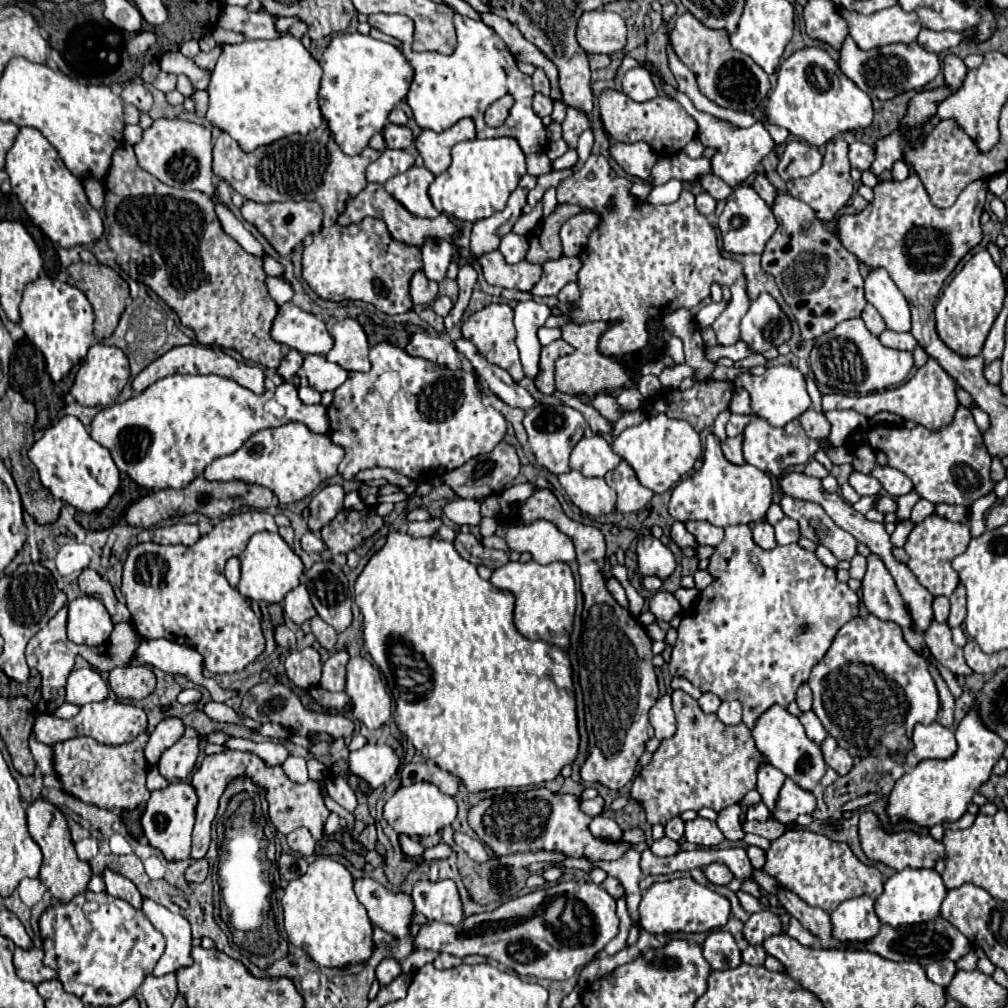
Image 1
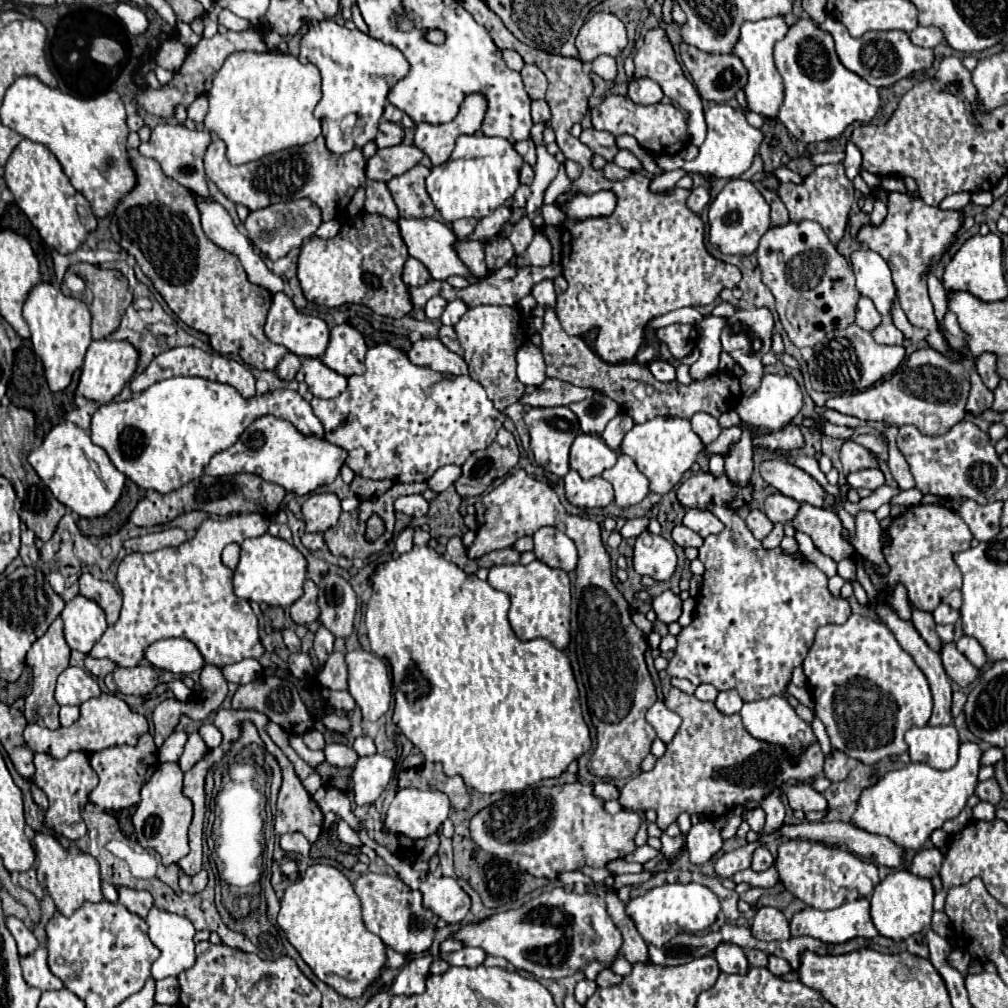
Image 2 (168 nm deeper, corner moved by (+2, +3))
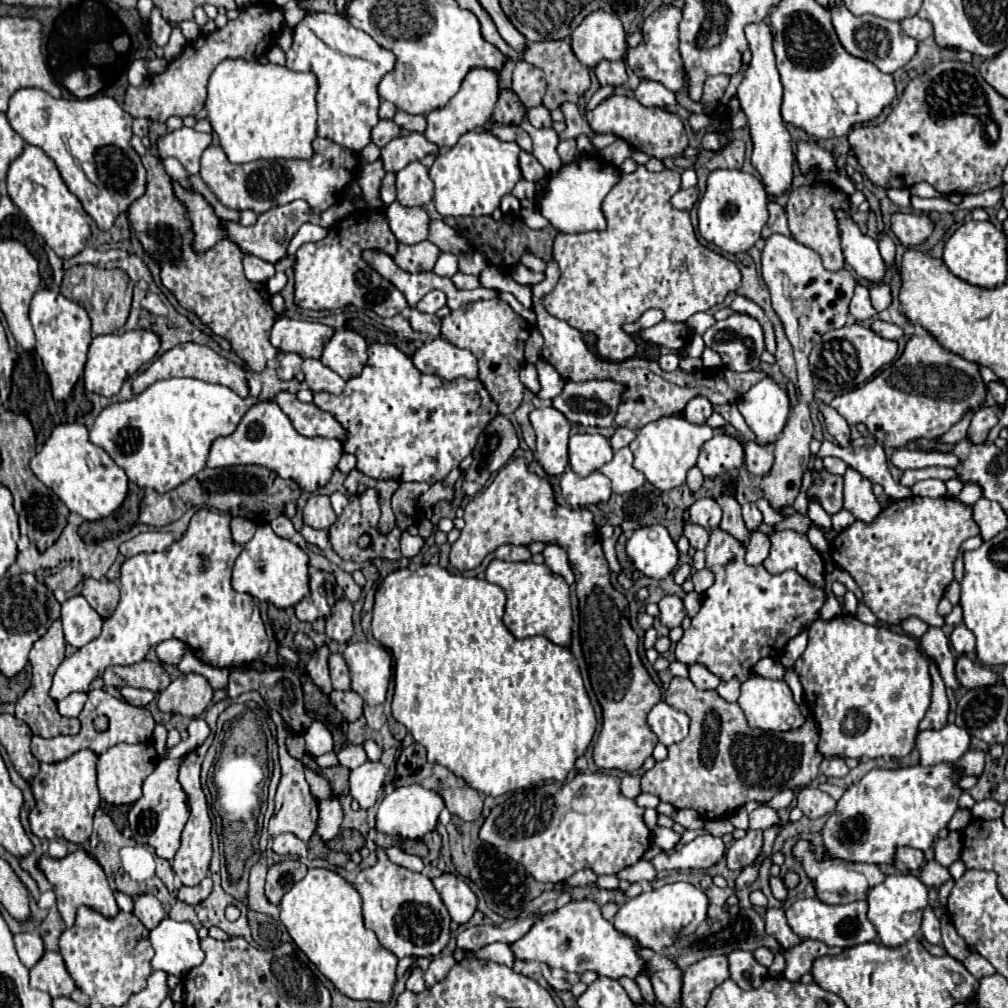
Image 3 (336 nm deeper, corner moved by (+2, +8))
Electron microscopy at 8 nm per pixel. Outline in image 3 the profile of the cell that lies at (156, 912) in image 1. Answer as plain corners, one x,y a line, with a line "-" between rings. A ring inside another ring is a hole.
164,917
150,931
150,943
156,951
152,969
184,977
188,969
204,961
198,933
190,921
174,921
170,917

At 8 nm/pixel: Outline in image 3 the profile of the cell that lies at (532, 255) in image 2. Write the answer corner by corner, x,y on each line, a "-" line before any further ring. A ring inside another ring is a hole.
526,251
526,253
522,255
520,263
526,265
528,269
532,269
532,271
544,271
544,269
546,269
546,261
542,261
540,257
536,257
536,255
530,253
530,251

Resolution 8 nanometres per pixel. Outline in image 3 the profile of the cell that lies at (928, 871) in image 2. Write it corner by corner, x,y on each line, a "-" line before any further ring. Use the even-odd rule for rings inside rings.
926,861
920,869
920,881
924,881
924,885
928,887
940,887
942,883
946,883
950,879
948,869
944,869
938,861

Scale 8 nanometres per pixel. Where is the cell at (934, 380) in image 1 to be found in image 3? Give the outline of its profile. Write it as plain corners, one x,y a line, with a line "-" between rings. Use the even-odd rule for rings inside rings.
910,337
902,355
866,385
832,399
832,407
850,423
864,423
886,447
904,447
908,441
944,435
968,409
978,409
986,393
976,363
946,351
934,337

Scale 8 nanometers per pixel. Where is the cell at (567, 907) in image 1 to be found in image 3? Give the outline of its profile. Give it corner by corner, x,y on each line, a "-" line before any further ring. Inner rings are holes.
592,899
570,901
560,909
542,913
526,935
510,943
510,949
514,957
522,961
538,961
546,963
548,967
574,973
584,973
590,969
610,979
618,979
622,975
634,979
636,973
644,971
644,963
634,951
634,941
606,921
602,917
602,907

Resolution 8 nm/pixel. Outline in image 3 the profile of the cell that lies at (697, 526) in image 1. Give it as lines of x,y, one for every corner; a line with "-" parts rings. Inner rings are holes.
698,499
690,505
690,523
702,525
706,531
716,529
722,519
722,509
714,499

